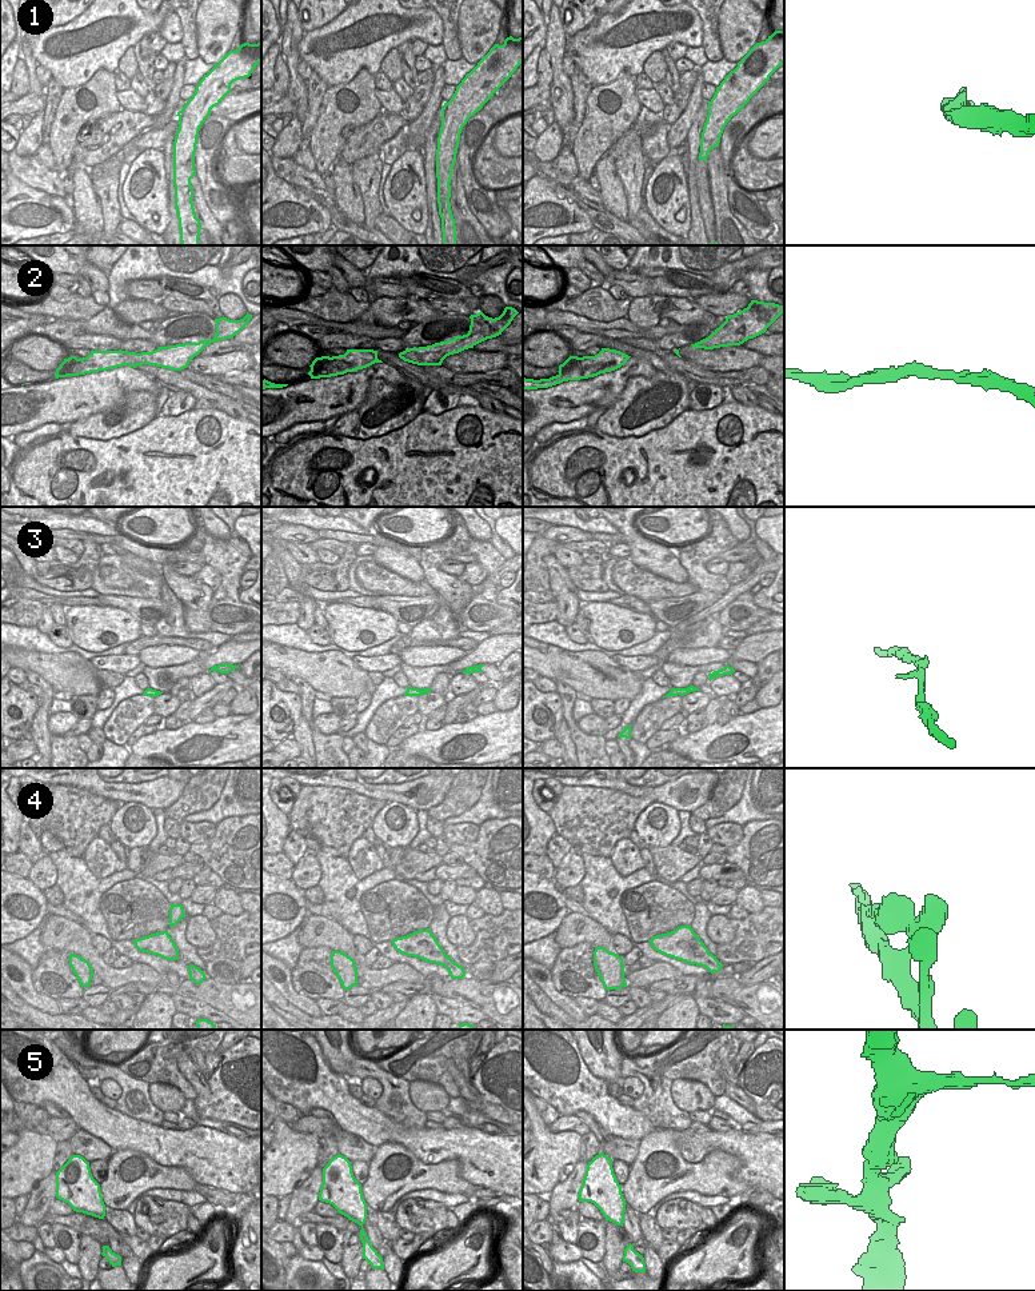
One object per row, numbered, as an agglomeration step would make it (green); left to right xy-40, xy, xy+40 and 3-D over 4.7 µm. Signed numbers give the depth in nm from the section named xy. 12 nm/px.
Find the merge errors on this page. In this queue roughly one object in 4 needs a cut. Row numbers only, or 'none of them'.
none of them

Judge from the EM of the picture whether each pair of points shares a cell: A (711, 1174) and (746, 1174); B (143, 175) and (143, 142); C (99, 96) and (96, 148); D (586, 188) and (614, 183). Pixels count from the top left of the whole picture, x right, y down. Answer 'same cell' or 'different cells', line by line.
A: different cells
B: different cells
C: different cells
D: different cells

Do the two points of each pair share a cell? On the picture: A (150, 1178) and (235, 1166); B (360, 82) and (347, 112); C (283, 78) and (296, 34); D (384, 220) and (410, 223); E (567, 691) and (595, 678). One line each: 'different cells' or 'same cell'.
A: different cells
B: same cell
C: different cells
D: different cells
E: different cells

